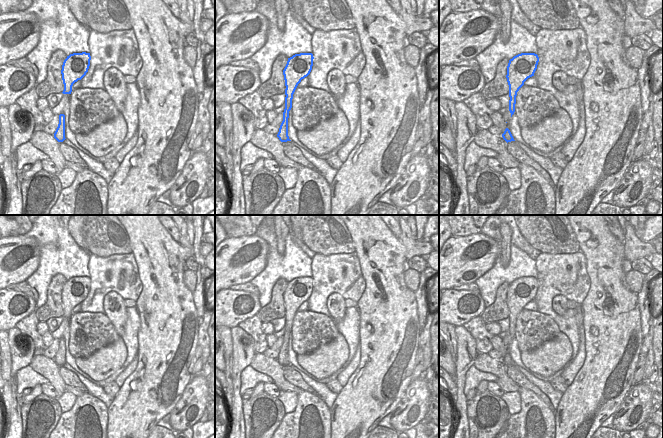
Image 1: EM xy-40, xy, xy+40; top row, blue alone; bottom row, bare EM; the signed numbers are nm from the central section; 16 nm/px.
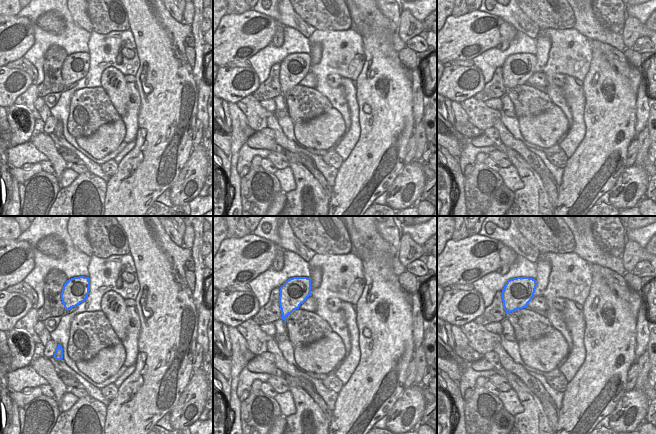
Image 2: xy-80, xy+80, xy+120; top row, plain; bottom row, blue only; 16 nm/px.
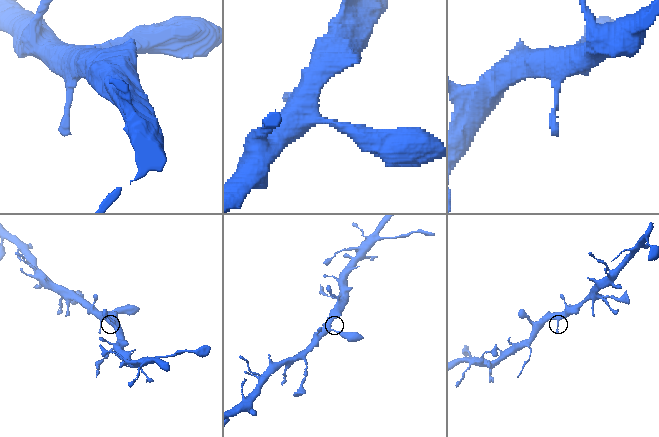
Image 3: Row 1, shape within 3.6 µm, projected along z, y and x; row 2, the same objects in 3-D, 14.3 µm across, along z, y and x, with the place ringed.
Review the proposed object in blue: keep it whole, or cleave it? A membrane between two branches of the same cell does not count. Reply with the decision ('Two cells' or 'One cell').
One cell

